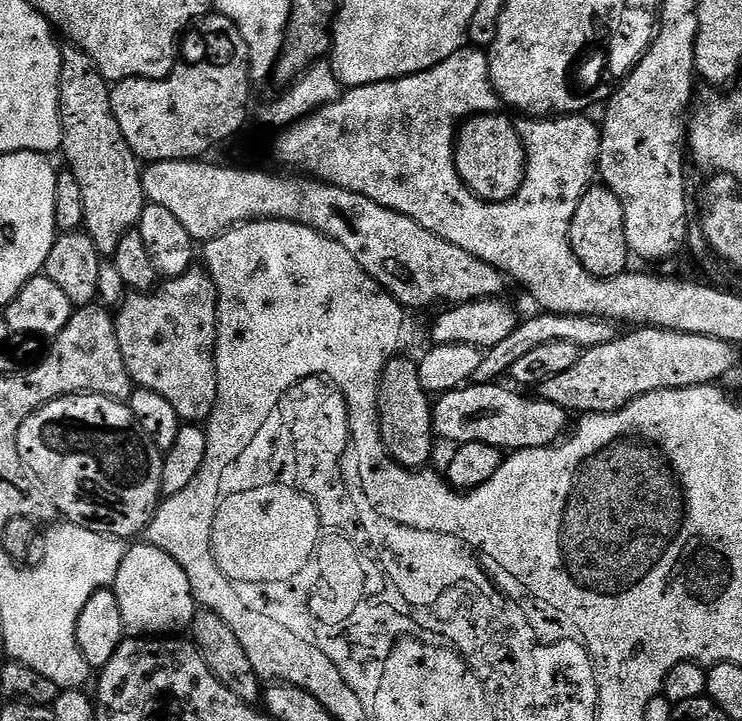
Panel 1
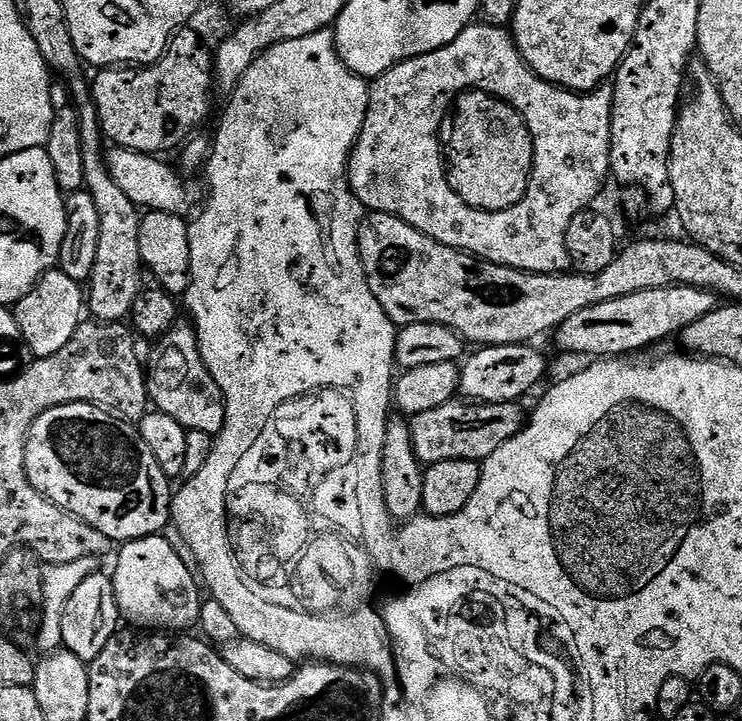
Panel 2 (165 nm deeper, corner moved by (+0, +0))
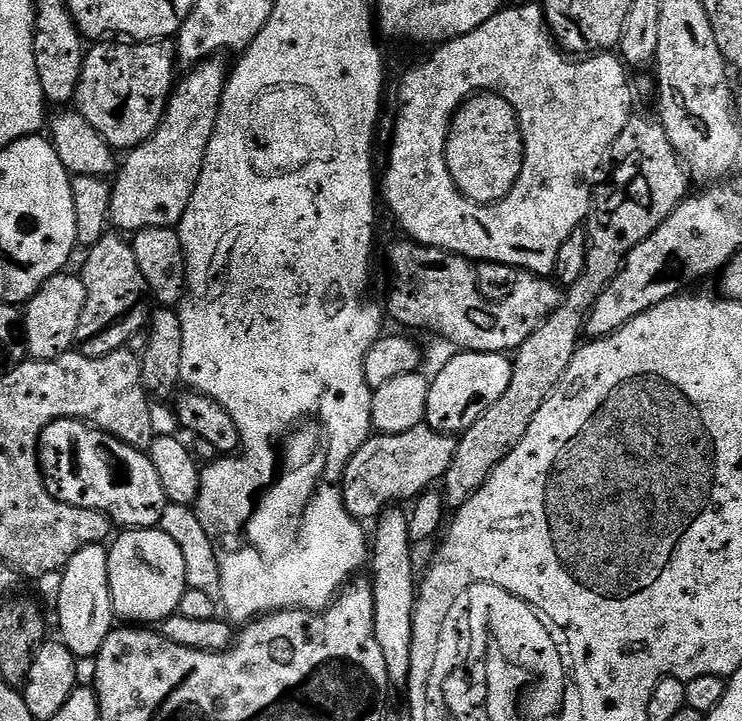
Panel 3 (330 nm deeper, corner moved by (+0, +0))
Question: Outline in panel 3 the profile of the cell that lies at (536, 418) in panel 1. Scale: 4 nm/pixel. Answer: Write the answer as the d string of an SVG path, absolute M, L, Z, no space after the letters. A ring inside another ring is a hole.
M427 423L402 434L372 434L344 467L342 495L346 510L355 520L375 521L389 506L399 505L400 500L415 501L429 491L435 482L443 481L450 462L454 462L457 437L429 428Z

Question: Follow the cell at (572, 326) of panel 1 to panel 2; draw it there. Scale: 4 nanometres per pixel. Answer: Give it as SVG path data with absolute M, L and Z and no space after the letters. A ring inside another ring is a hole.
M666 286L658 290L638 290L638 294L626 294L578 314L570 314L554 333L556 344L564 352L577 352L588 358L624 358L629 354L640 354L643 348L659 340L679 337L686 326L706 318L718 307L718 297L694 286Z

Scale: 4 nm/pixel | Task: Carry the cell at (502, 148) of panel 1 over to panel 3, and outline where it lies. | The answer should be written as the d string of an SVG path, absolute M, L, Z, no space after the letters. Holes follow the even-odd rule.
M479 93L469 97L453 117L444 153L450 176L464 197L476 204L496 204L508 196L517 184L524 165L524 139L521 136L517 112L499 93Z

